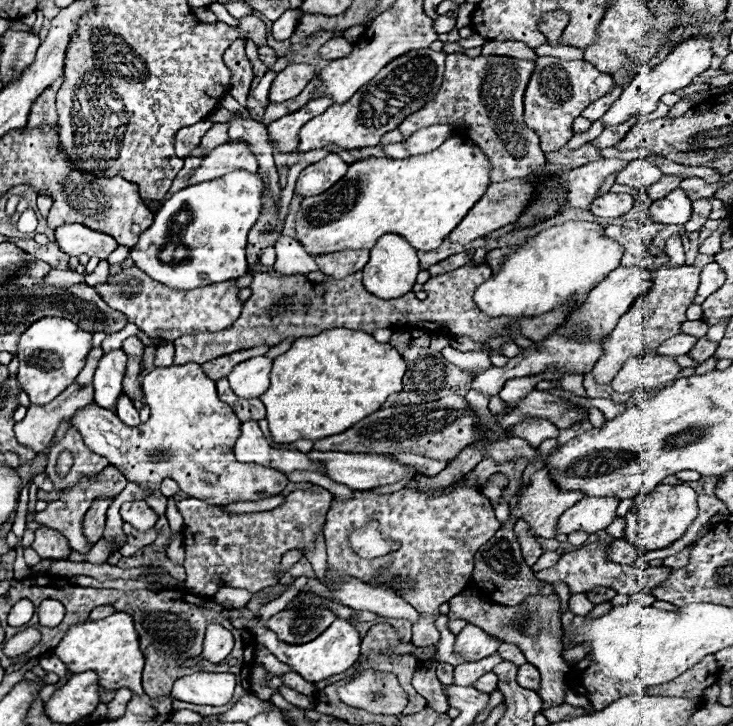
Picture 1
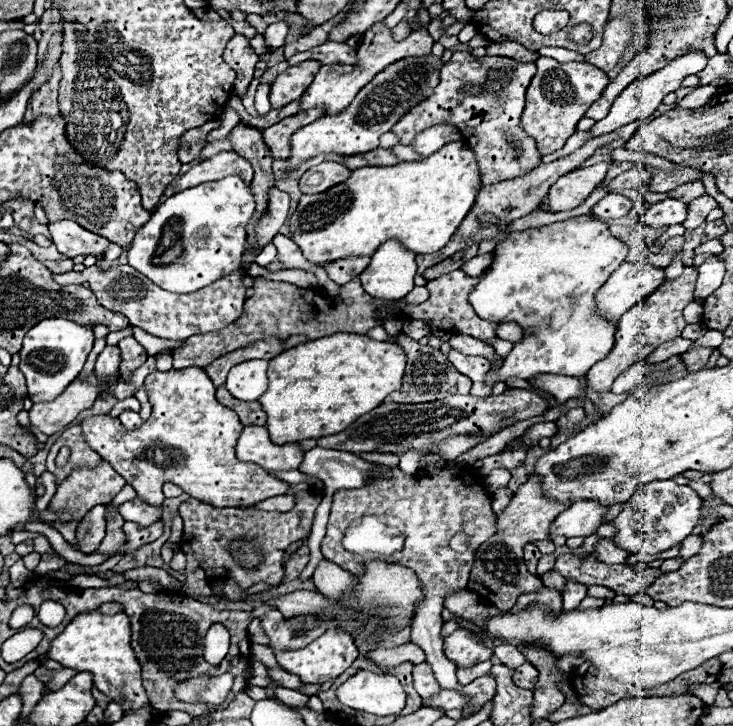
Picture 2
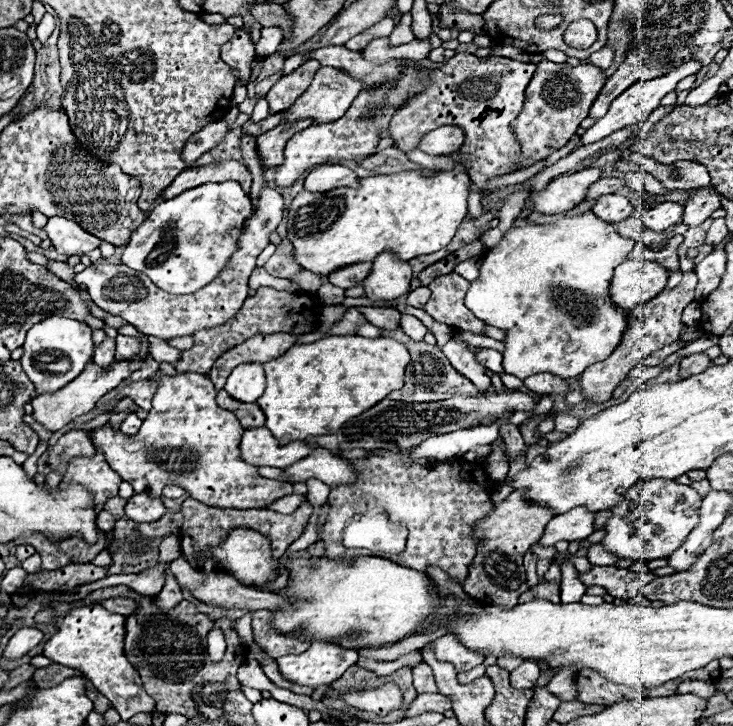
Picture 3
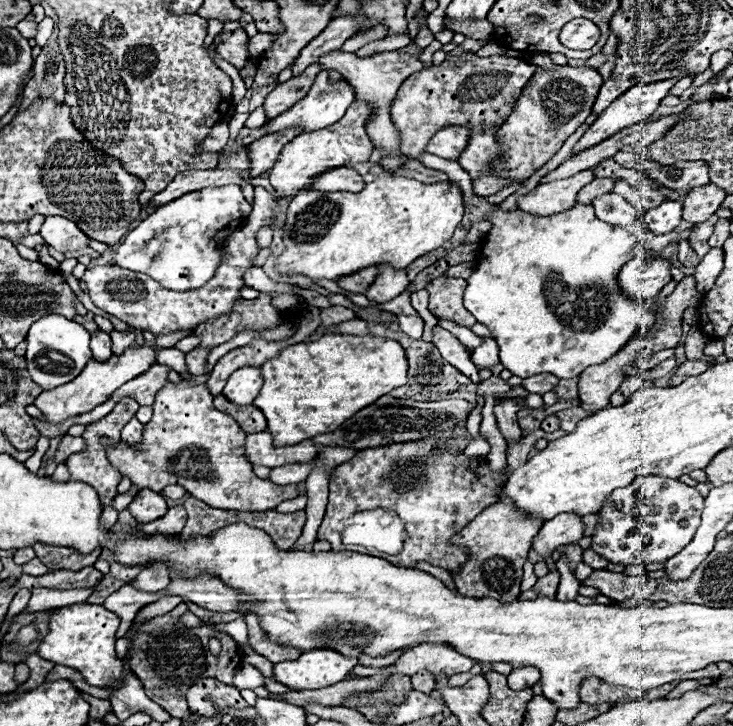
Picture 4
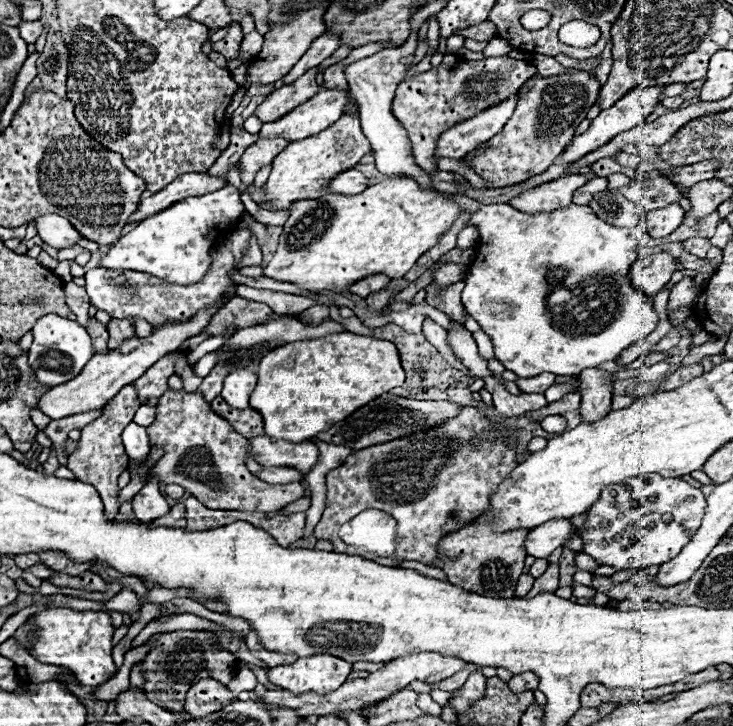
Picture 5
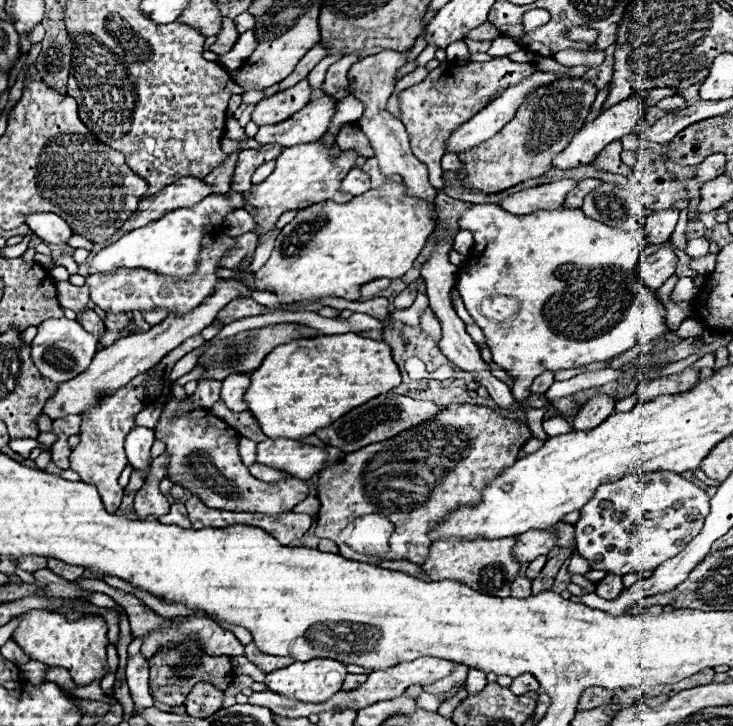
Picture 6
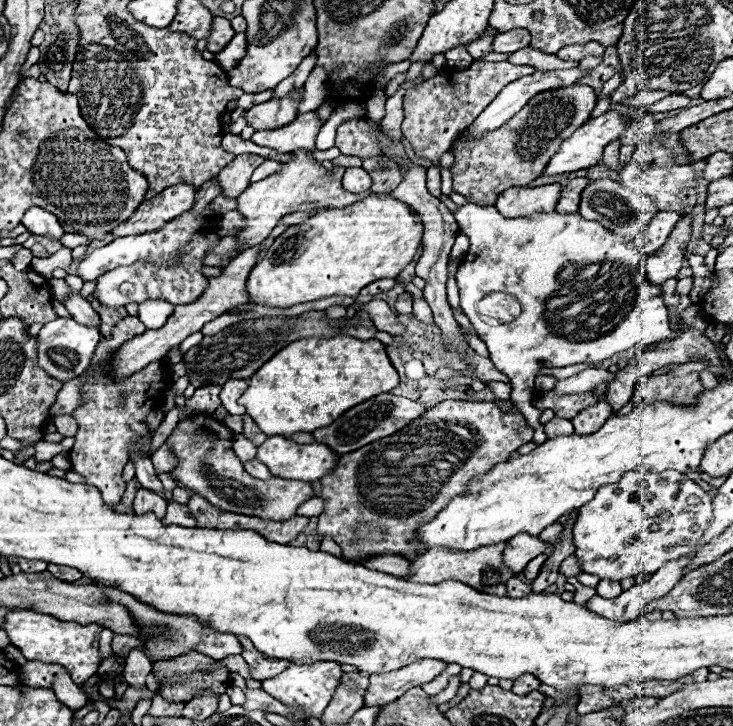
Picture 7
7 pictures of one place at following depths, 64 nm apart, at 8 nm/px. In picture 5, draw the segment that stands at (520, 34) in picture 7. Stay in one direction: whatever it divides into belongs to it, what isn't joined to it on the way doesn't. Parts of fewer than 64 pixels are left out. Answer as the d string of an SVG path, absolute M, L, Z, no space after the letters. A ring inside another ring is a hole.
M492 38L482 54L484 56L502 56L502 54L510 54L512 50L514 50L514 46L508 40L504 40L504 38Z

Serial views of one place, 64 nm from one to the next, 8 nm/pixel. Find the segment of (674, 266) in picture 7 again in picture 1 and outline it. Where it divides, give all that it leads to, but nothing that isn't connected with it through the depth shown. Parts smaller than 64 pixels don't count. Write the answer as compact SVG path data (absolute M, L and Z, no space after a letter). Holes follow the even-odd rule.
M618 266L612 270L590 294L586 304L570 318L572 324L584 326L588 336L598 338L602 334L610 334L618 322L618 318L632 308L632 304L652 286L652 270L640 268L640 266Z

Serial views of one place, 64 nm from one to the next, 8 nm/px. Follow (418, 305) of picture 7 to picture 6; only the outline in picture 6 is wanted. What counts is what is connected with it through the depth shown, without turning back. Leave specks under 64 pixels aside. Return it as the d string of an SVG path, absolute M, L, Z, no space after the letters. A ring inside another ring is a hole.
M430 310L422 312L422 316L420 316L420 326L422 326L422 330L428 332L436 342L440 340L440 334L442 334L442 330L440 330L440 322L436 320L436 316L434 316Z

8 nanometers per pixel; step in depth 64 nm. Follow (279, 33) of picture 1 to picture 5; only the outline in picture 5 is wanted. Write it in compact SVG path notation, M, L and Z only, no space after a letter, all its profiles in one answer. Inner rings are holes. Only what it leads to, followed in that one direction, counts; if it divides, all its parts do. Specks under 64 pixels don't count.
M250 32L250 34L244 34L244 40L242 40L242 46L240 46L240 52L238 52L238 58L236 60L228 60L228 68L234 70L238 68L242 62L254 58L256 52L260 52L264 44L264 36L258 34L258 32Z

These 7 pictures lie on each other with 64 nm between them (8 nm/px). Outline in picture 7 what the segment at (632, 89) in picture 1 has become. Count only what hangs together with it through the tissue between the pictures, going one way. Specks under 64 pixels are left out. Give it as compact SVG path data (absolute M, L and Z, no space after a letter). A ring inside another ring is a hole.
M606 112L598 118L590 118L568 140L564 140L556 156L552 156L544 168L544 176L576 172L598 164L608 142L620 138L626 126L628 122L624 122L624 116L618 112Z

